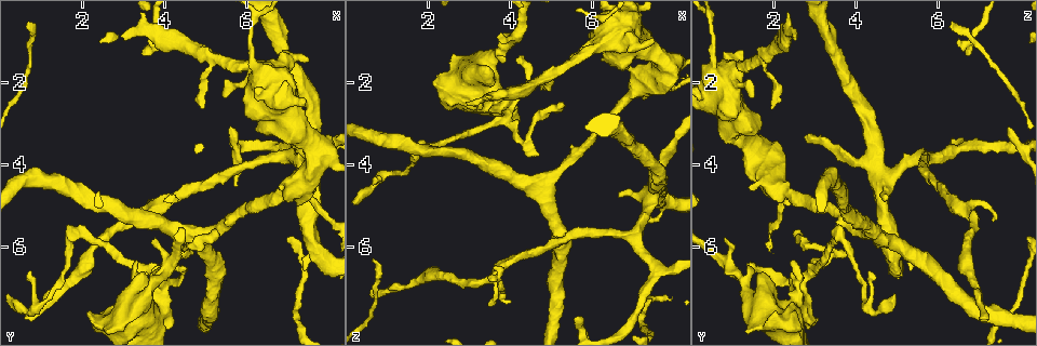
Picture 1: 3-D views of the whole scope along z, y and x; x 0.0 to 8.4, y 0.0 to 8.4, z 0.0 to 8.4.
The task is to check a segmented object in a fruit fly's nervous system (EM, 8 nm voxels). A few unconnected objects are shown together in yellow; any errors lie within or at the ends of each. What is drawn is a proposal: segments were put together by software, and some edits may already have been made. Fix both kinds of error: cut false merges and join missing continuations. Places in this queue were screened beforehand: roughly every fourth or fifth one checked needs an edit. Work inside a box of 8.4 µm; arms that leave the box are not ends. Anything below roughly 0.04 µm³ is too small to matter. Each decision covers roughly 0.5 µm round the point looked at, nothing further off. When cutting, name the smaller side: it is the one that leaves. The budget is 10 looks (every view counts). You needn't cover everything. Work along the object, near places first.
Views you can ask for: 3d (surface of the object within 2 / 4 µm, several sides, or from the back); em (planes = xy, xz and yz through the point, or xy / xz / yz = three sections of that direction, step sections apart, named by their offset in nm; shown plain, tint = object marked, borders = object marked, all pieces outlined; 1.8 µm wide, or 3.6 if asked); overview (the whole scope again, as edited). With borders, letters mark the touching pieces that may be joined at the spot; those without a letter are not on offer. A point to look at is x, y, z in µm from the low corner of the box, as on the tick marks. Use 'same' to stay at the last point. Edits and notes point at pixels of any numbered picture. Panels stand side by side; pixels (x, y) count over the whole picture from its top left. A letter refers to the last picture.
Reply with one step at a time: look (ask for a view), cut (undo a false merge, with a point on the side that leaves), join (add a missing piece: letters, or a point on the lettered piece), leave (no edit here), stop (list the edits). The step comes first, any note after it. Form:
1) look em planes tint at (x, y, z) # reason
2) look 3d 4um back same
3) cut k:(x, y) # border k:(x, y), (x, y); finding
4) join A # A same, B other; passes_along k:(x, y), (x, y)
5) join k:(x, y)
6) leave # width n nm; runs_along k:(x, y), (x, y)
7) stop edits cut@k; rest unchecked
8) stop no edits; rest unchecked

look em planes tint at (5.45, 2.35, 1.50) # branch stops here

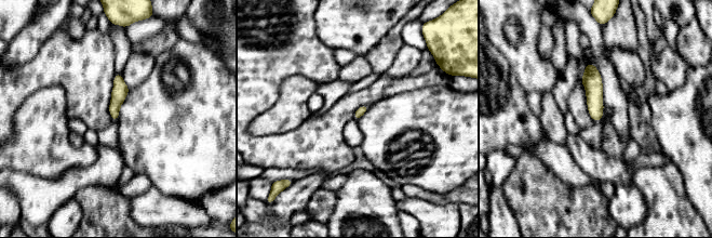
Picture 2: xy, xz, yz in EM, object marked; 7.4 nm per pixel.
look em planes borders same

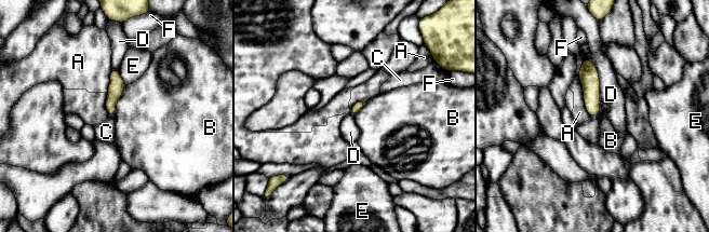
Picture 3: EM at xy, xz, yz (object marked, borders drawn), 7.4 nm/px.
leave # A other, B other, C other, D other, E other, F other; runs_along 3:(585, 62), (590, 79), (594, 113); none of them fits

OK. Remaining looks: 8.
look em 3.6um planes plain at (7.65, 3.40, 1.40) # abrupt turn

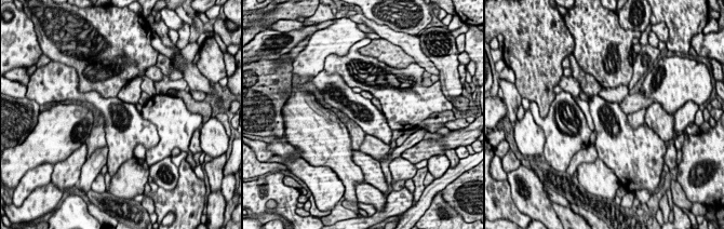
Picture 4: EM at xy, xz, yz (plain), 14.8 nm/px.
look em 3.6um planes borders same

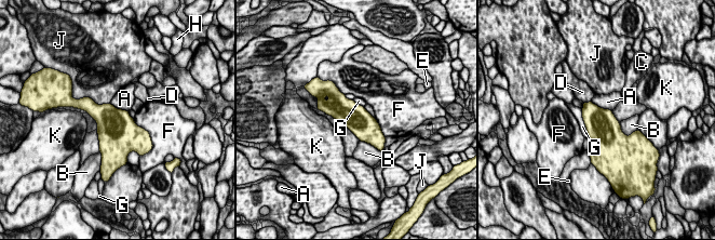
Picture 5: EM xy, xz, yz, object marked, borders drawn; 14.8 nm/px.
leave # width 400 nm; A other, B other, C other, D other, E other, F other, G other, H other, J other, K other; border 5:(591, 101), (599, 107), (611, 110); one cell here

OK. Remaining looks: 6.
look 3d 4um at (7.50, 1.45, 0.95) # thick end

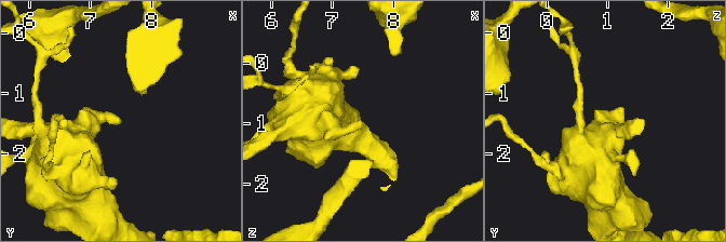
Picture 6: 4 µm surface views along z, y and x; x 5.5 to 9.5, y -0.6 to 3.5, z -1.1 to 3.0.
look em planes borders at (7.55, 1.40, 1.00)

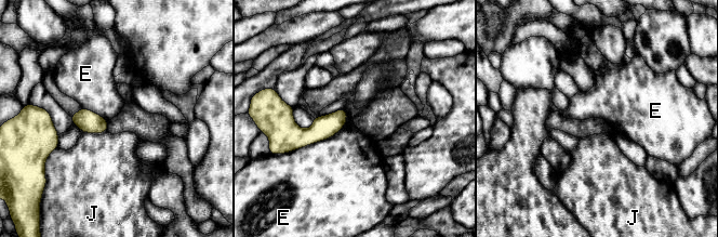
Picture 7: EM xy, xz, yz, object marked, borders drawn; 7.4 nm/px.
leave # E other, J other; none of them fits

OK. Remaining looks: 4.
look 3d 4um at (0.55, 7.75, 7.15) # branch stops here

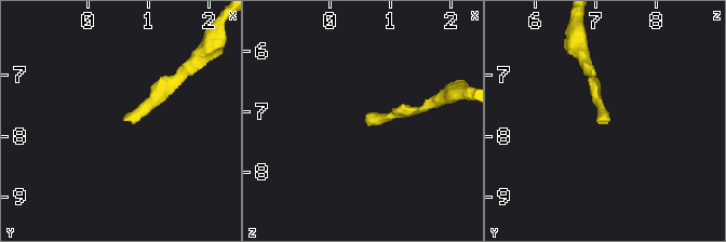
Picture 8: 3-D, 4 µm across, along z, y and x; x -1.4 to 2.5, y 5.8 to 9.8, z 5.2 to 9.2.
look em planes borders at (0.60, 7.75, 7.15) # shape alone is not enough

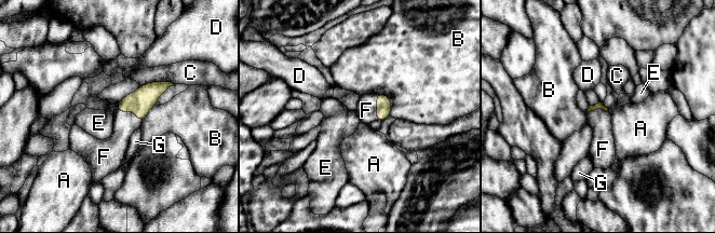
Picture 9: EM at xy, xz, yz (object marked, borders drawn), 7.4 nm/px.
join F # A other, B other, C other, D other, E other, F same, G other; passes_along 9:(140, 101), (131, 111), (124, 123); the cell continues

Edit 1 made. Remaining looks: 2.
stop edits join@9; rest unchecked

